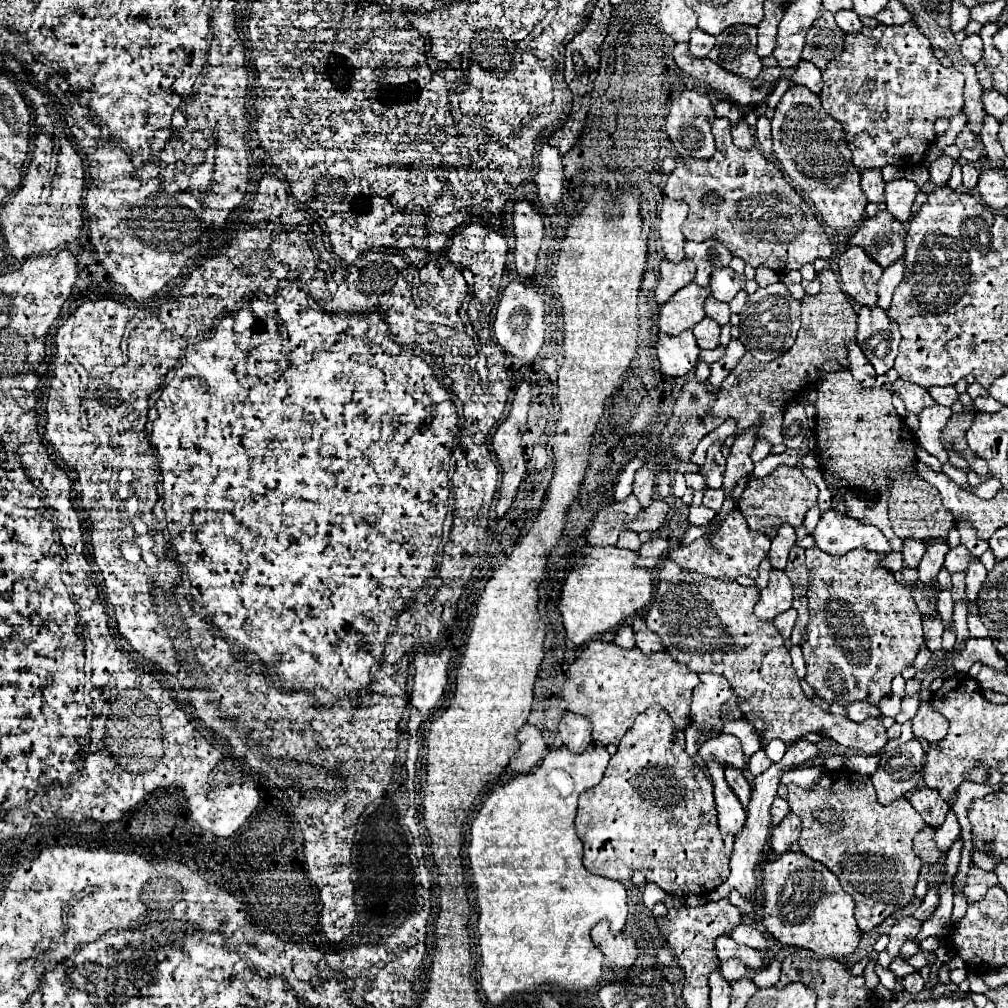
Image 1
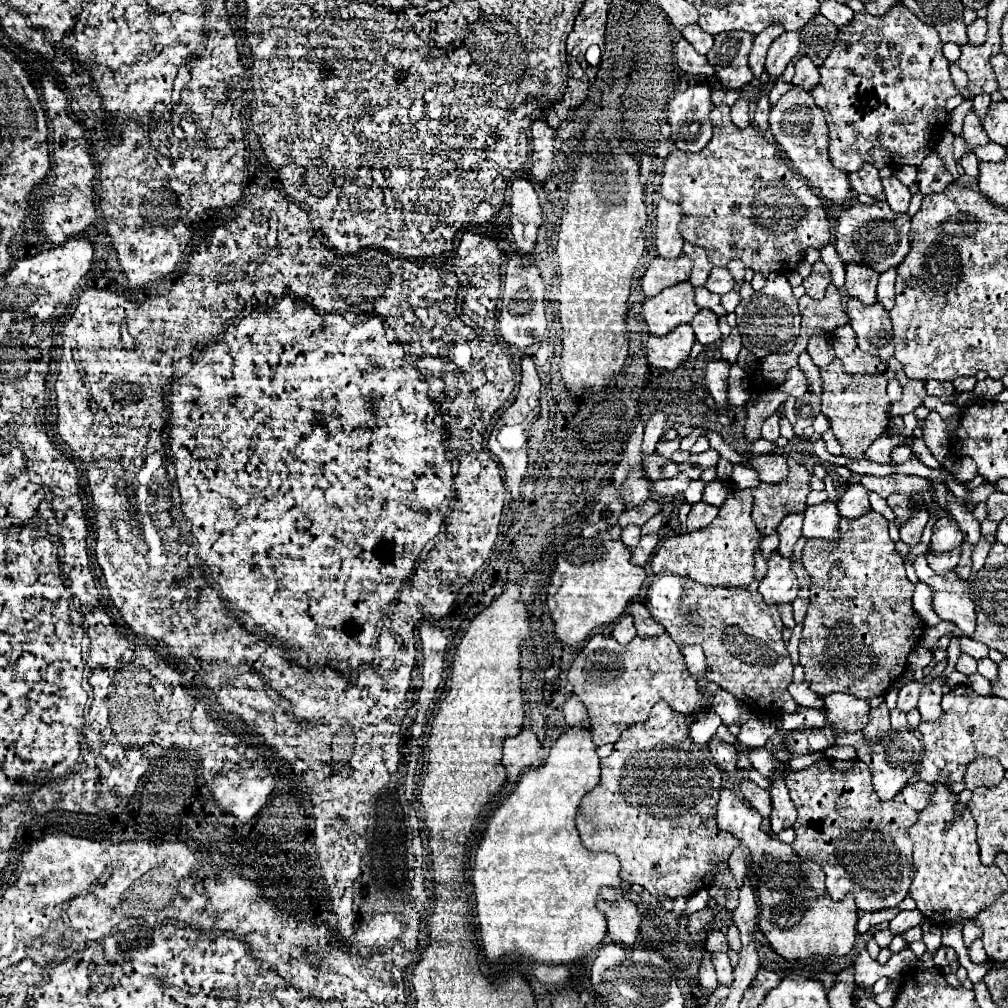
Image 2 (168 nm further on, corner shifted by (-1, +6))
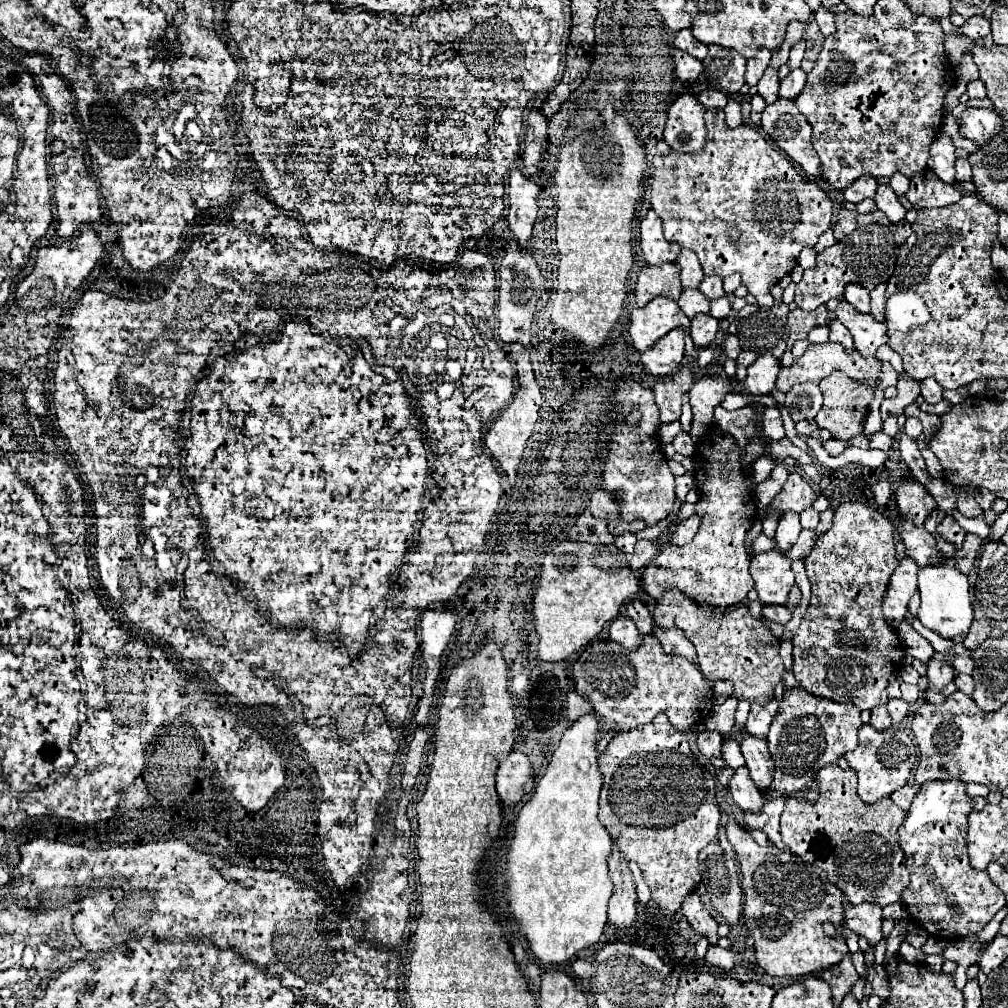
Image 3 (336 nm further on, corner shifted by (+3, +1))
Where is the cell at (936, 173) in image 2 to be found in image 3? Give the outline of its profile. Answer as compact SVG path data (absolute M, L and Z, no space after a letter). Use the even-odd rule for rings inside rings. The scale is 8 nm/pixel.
M924 169L910 179L910 189L904 197L918 211L918 209L926 209L926 207L952 205L952 203L960 201L962 195L954 185L940 181L930 169Z

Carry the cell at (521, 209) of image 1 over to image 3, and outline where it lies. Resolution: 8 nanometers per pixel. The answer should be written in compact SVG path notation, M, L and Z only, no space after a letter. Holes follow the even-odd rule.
M520 169L510 171L508 179L508 225L518 245L524 249L532 237L536 223L536 197L540 187L522 175Z

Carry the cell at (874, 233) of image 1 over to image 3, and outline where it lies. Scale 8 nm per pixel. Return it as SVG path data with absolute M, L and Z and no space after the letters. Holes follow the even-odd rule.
M848 209L838 213L838 221L832 229L836 243L818 253L818 265L814 269L806 269L802 281L796 285L796 305L804 311L814 311L830 299L842 301L844 287L848 283L858 283L872 291L878 283L888 281L894 271L900 245L912 233L910 223L892 223L880 211L862 215Z

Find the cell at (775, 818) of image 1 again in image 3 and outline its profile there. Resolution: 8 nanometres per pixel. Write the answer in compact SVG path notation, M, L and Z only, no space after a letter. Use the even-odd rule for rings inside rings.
M742 765L740 769L734 771L734 775L730 777L728 789L730 789L730 795L732 795L734 803L742 811L760 811L762 809L764 797L756 789L756 785L752 785L752 779L748 777L748 767L746 765Z

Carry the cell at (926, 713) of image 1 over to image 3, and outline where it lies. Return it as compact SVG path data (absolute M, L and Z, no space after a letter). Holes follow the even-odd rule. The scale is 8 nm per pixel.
M934 653L928 661L928 679L930 679L930 691L942 691L952 679L954 679L954 667L948 655Z

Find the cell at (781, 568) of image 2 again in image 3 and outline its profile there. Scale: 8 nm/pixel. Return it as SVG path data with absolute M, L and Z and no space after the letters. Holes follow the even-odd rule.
M780 551L752 555L750 575L756 583L756 593L764 605L784 605L794 587L790 559Z

